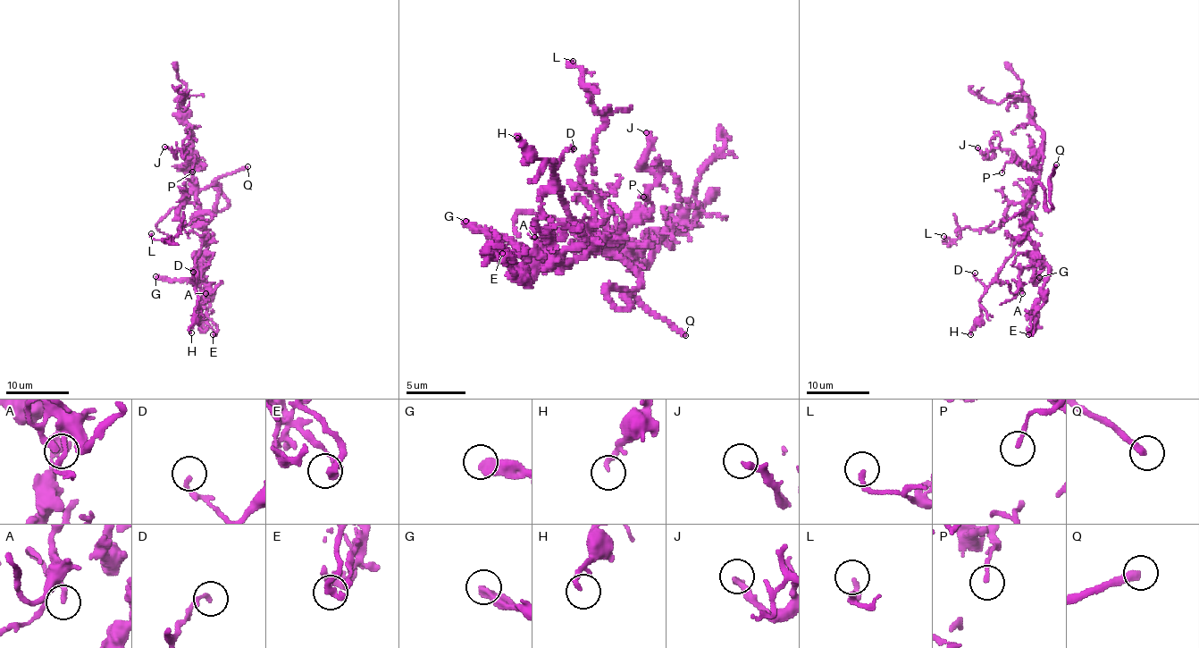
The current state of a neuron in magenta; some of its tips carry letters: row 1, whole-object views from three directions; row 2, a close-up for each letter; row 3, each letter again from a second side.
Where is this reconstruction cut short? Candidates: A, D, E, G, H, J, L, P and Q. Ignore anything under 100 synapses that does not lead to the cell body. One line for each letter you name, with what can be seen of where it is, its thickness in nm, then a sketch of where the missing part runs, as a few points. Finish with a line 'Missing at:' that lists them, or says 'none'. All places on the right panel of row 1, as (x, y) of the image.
Q: Place: (1056, 164). Thickness 320 nm. Course of what is missing: (1056, 164), (1061, 158), (1073, 112), (1060, 82), (1050, 100), (1056, 117), (1057, 202)
Missing at: Q

